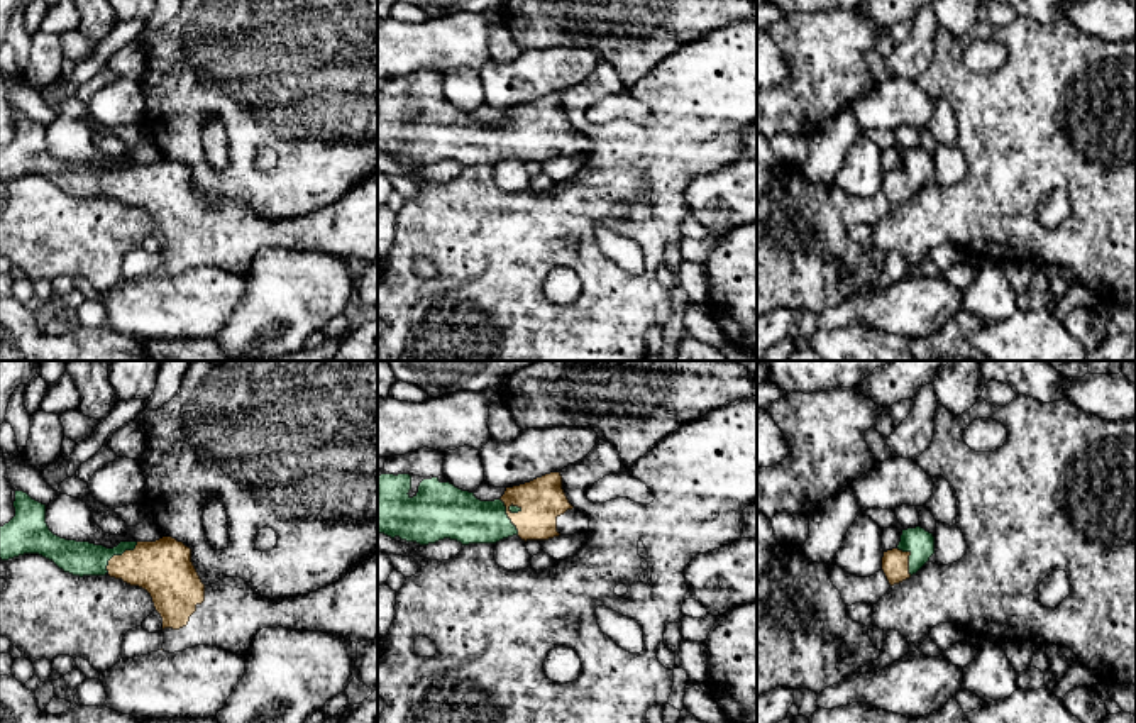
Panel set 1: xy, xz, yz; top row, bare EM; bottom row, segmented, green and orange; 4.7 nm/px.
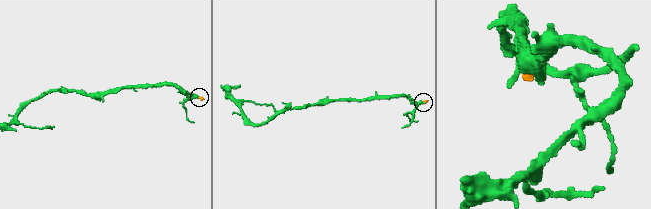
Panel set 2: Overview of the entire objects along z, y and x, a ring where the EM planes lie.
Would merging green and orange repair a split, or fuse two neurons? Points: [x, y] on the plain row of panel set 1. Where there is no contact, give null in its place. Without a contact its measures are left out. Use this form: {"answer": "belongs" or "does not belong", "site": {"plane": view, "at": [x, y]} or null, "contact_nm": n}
{"answer": "belongs", "site": {"plane": "xz", "at": [507, 137]}, "contact_nm": 200}

